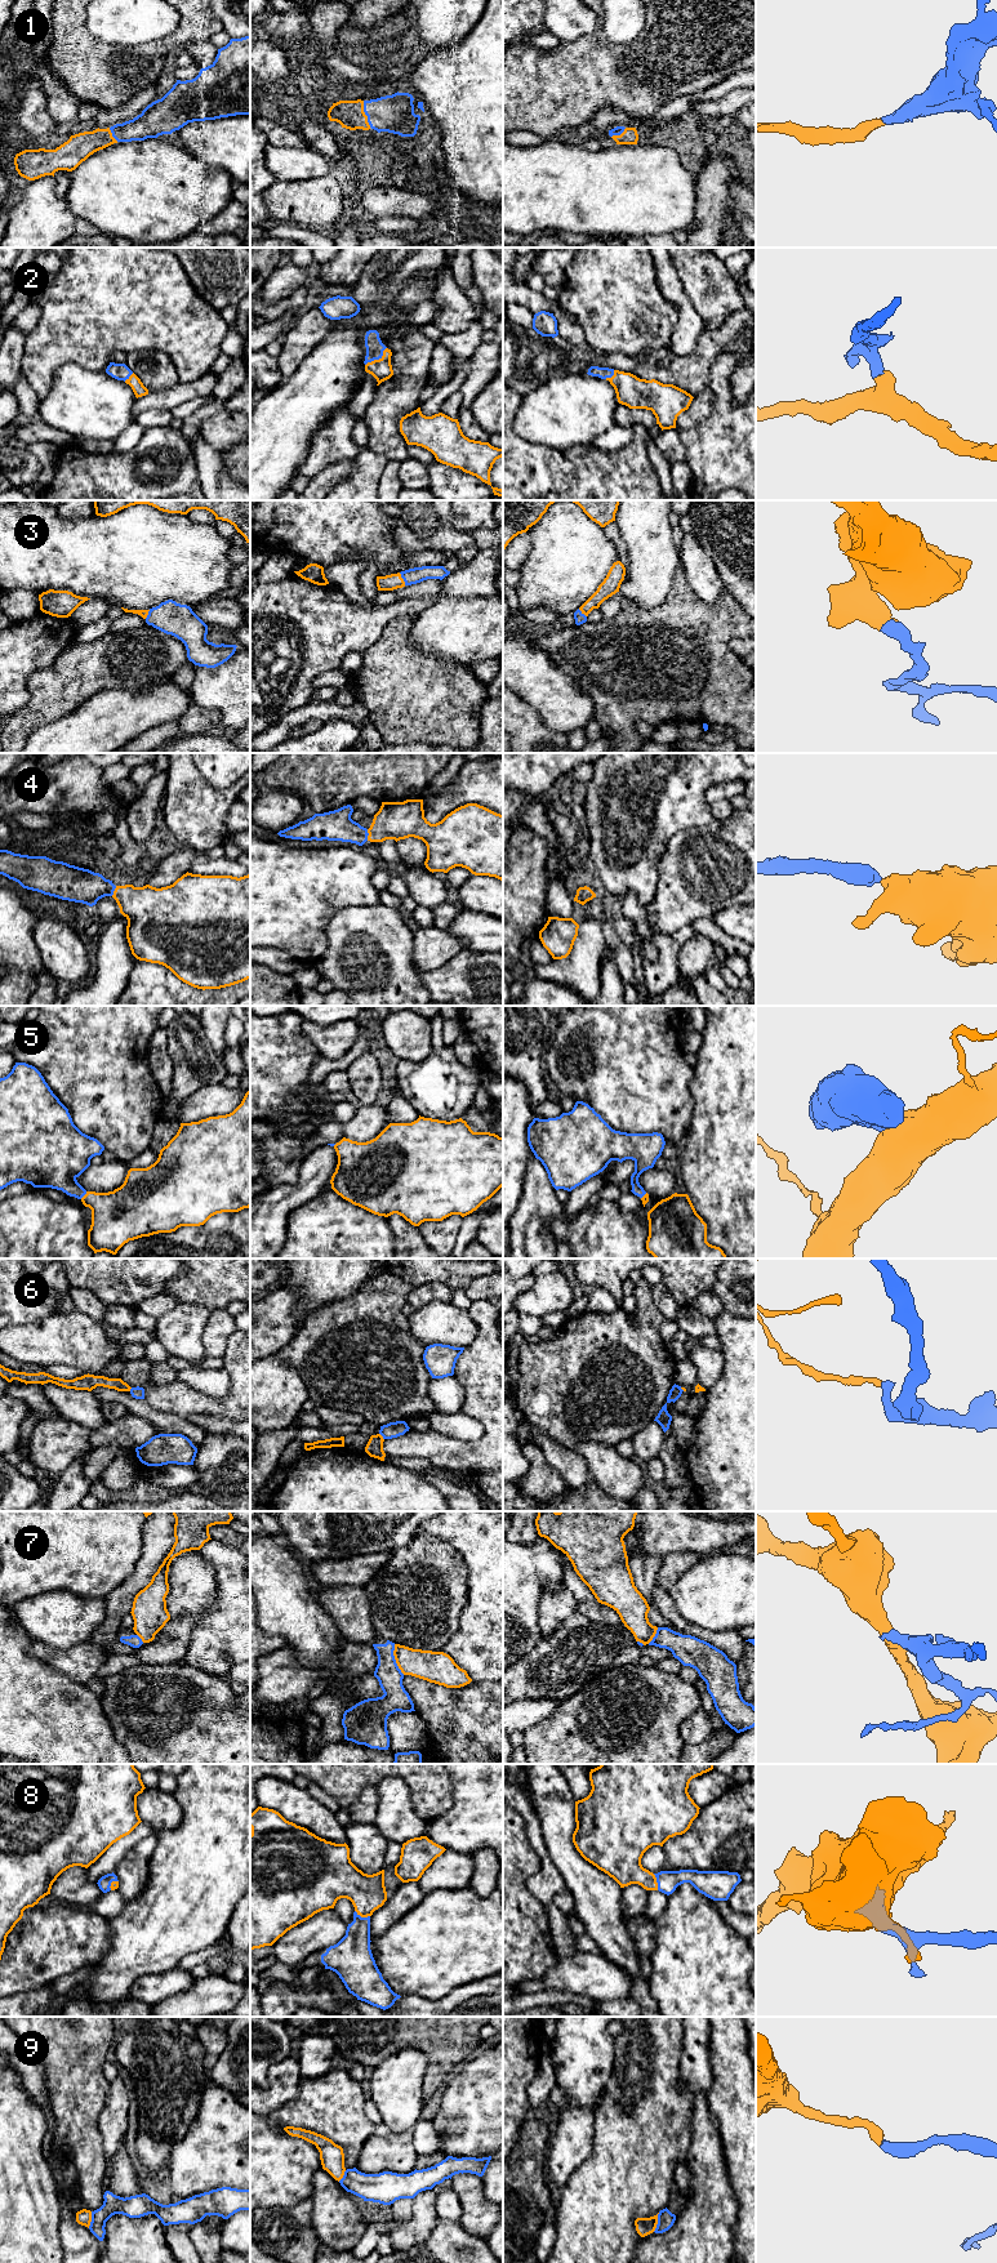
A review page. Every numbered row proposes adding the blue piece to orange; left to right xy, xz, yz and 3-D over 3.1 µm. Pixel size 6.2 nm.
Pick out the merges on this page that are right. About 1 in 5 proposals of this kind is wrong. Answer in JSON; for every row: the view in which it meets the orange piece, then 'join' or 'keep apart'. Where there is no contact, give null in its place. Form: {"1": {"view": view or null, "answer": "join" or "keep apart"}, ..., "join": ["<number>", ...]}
{"1": {"view": "xz", "answer": "join"}, "2": {"view": "xz", "answer": "join"}, "3": {"view": "xz", "answer": "join"}, "4": {"view": "xz", "answer": "join"}, "5": {"view": "xy", "answer": "join"}, "6": {"view": "xz", "answer": "keep apart"}, "7": {"view": "xz", "answer": "keep apart"}, "8": {"view": "xz", "answer": "join"}, "9": {"view": "yz", "answer": "join"}, "join": ["1", "2", "3", "4", "5", "8", "9"]}

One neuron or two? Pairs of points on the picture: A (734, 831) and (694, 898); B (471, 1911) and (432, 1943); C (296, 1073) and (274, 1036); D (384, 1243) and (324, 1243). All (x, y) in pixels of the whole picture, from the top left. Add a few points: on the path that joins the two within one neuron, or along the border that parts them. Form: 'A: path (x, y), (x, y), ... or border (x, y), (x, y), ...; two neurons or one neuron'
A: path (733, 847), (699, 881); one neuron
B: path (462, 1920), (441, 1941); one neuron
C: path (286, 1064), (274, 1051), (274, 1045); one neuron
D: path (369, 1243), (339, 1243); one neuron

